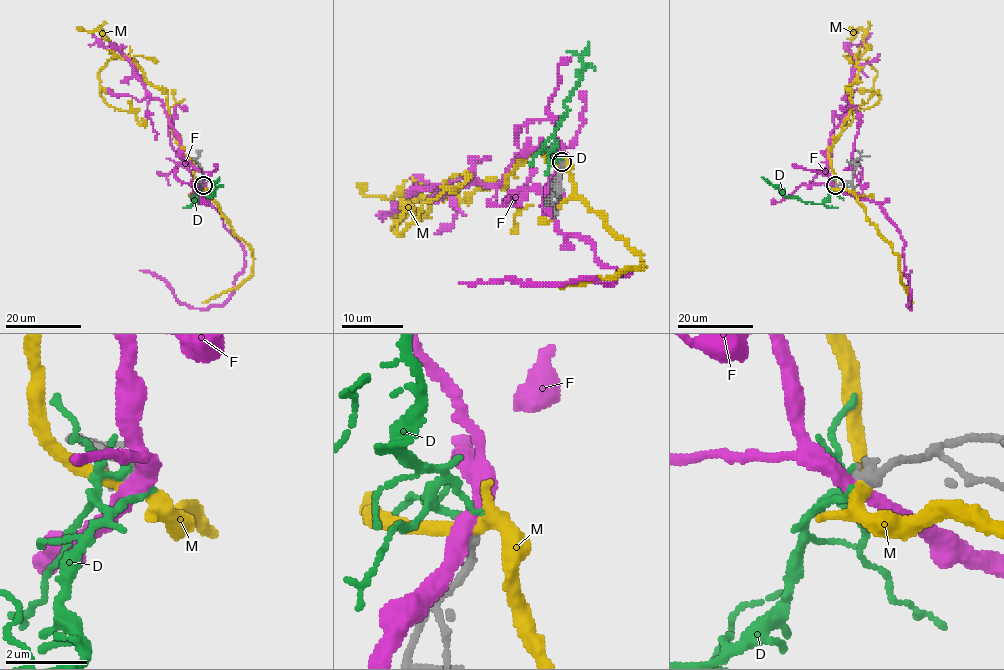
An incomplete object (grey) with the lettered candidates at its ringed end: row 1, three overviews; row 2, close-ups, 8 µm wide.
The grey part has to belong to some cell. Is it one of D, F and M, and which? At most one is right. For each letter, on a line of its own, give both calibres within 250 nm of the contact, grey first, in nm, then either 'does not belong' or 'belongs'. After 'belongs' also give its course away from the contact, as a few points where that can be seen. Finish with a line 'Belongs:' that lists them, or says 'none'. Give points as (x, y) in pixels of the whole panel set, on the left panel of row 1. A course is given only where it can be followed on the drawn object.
D: 320 nm thick on the grey side, 130 nm on the other; belongs; it runs (202, 185), (198, 203), (205, 202), (207, 196), (213, 194), (214, 183), (218, 176)
F: 340 nm thick on the grey side, 360 nm on the other; does not belong
M: 360 nm thick on the grey side, 360 nm on the other; does not belong
Belongs: D

